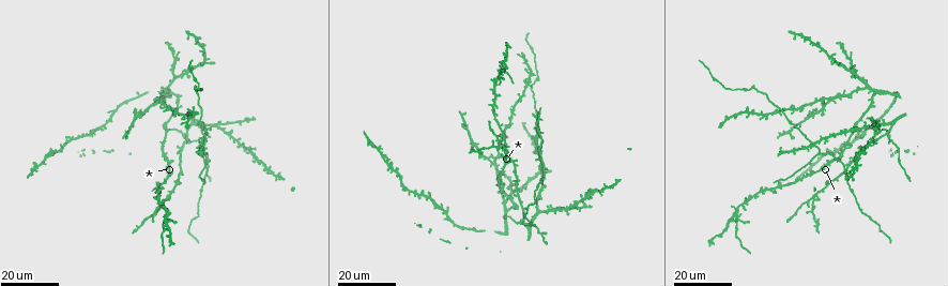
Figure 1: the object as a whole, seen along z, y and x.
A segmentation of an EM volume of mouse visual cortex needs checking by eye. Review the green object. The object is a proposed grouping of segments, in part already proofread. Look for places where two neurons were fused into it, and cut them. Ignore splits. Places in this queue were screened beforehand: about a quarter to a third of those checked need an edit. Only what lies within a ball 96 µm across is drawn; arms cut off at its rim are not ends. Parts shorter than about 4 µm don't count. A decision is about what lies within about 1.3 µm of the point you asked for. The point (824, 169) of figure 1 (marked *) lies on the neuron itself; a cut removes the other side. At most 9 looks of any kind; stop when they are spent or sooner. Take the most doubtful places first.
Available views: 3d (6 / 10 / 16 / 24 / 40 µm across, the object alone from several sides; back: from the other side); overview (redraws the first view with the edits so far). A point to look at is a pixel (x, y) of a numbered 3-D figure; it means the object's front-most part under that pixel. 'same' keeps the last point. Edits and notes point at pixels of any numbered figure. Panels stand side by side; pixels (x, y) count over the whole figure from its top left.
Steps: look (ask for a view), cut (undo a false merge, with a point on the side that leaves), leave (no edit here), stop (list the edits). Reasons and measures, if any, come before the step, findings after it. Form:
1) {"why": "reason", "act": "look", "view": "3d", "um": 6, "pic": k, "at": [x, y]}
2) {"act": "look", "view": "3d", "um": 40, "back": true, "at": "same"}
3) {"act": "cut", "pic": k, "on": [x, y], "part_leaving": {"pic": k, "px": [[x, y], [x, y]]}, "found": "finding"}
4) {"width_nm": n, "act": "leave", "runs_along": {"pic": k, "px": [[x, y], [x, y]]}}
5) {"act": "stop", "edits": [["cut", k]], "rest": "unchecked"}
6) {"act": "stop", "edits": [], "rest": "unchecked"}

{"act": "look", "view": "3d", "um": 16, "pic": 1, "at": [814, 147]}

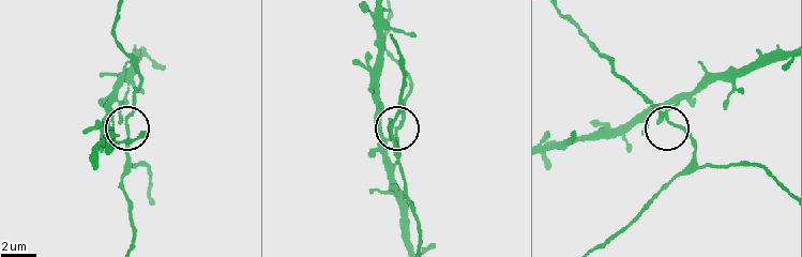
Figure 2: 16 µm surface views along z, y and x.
{"act": "look", "view": "3d", "um": 6, "pic": 2, "at": [120, 113]}

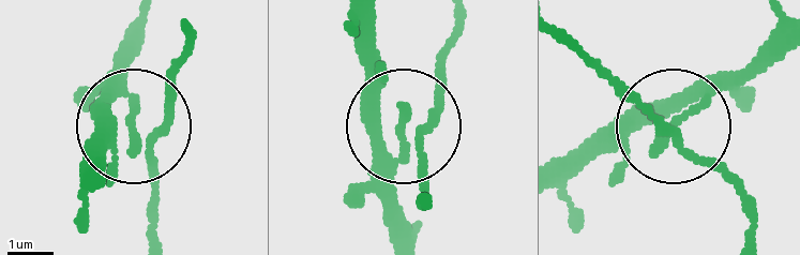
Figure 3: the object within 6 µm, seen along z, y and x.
{"width_nm": 270, "act": "leave", "runs_along": {"pic": 3, "px": [[146, 33], [123, 72], [131, 122], [111, 115], [92, 133]]}, "found": "all the same neuron"}

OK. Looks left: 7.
{"why": "arms part here", "act": "look", "view": "3d", "um": 16, "pic": 1, "at": [518, 222]}

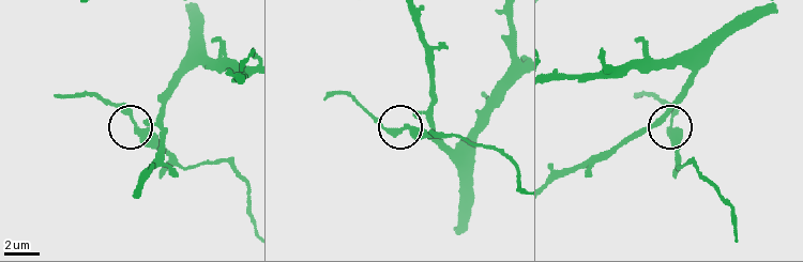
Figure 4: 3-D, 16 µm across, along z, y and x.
{"act": "look", "view": "3d", "um": 6, "pic": 4, "at": [137, 125]}

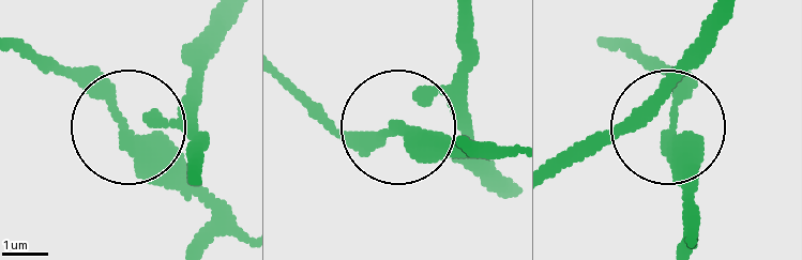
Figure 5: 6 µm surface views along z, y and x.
{"width_nm": 300, "act": "leave", "runs_along": {"pic": 5, "px": [[197, 177], [186, 134], [117, 122], [51, 57]]}, "found": "all the same neuron"}

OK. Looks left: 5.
{"why": "four or more arms meet", "act": "look", "view": "3d", "um": 16, "pic": 1, "at": [168, 196]}

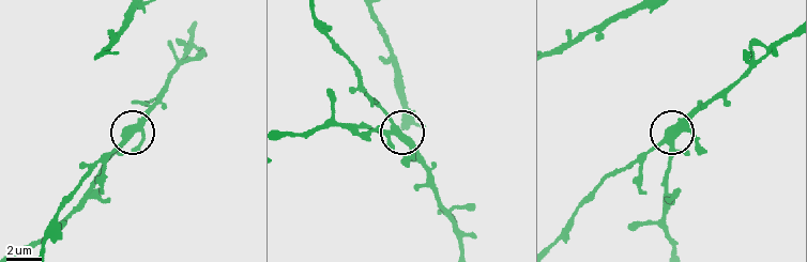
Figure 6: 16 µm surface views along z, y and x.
{"act": "look", "view": "3d", "um": 6, "pic": 6, "at": [123, 142]}

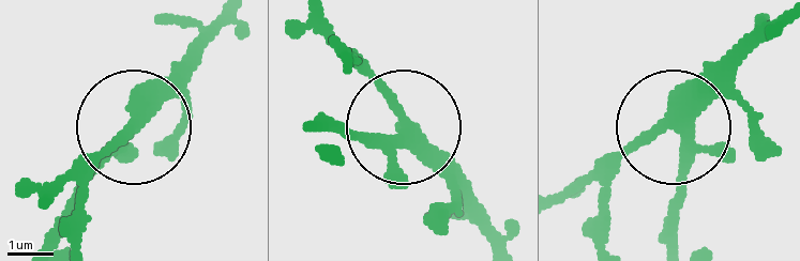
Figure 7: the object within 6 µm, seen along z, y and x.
{"width_nm": 290, "act": "leave", "found": "continuous, no second neuron"}

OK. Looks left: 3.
{"why": "four-way junction", "act": "look", "view": "3d", "um": 24, "pic": 1, "at": [182, 153]}

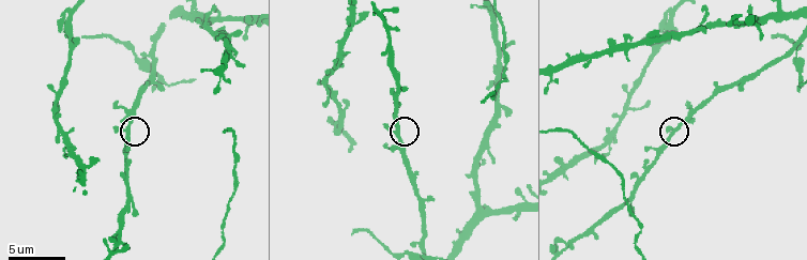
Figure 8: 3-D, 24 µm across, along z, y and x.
{"act": "look", "view": "3d", "um": 6, "pic": 8, "at": [680, 125]}

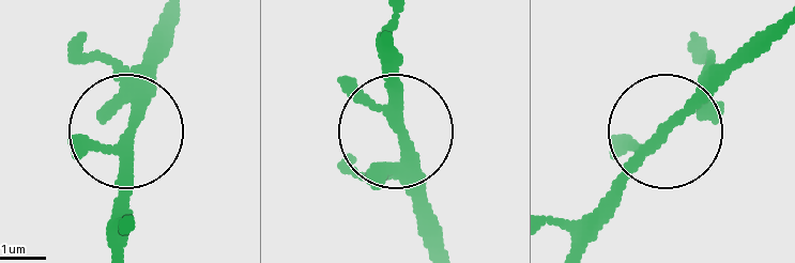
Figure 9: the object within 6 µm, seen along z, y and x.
{"act": "leave", "found": "continuous, no second neuron"}

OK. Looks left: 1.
{"act": "stop", "edits": [], "rest": "unchecked"}

